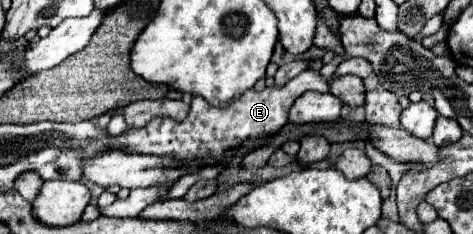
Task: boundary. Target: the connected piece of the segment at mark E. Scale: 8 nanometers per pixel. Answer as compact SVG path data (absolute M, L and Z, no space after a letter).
M360 57L356 59L344 59L332 77L322 77L318 71L302 71L294 79L290 79L284 87L266 87L264 91L248 89L240 99L236 99L228 107L212 107L202 97L194 97L190 105L190 113L182 123L176 123L168 117L154 117L144 129L128 129L124 135L116 137L116 141L122 145L120 149L126 153L146 153L146 155L170 155L176 159L218 159L222 153L250 137L256 137L260 133L272 133L282 129L288 123L288 109L306 91L318 91L328 93L330 81L344 75L358 75L368 77L372 75L372 65Z

